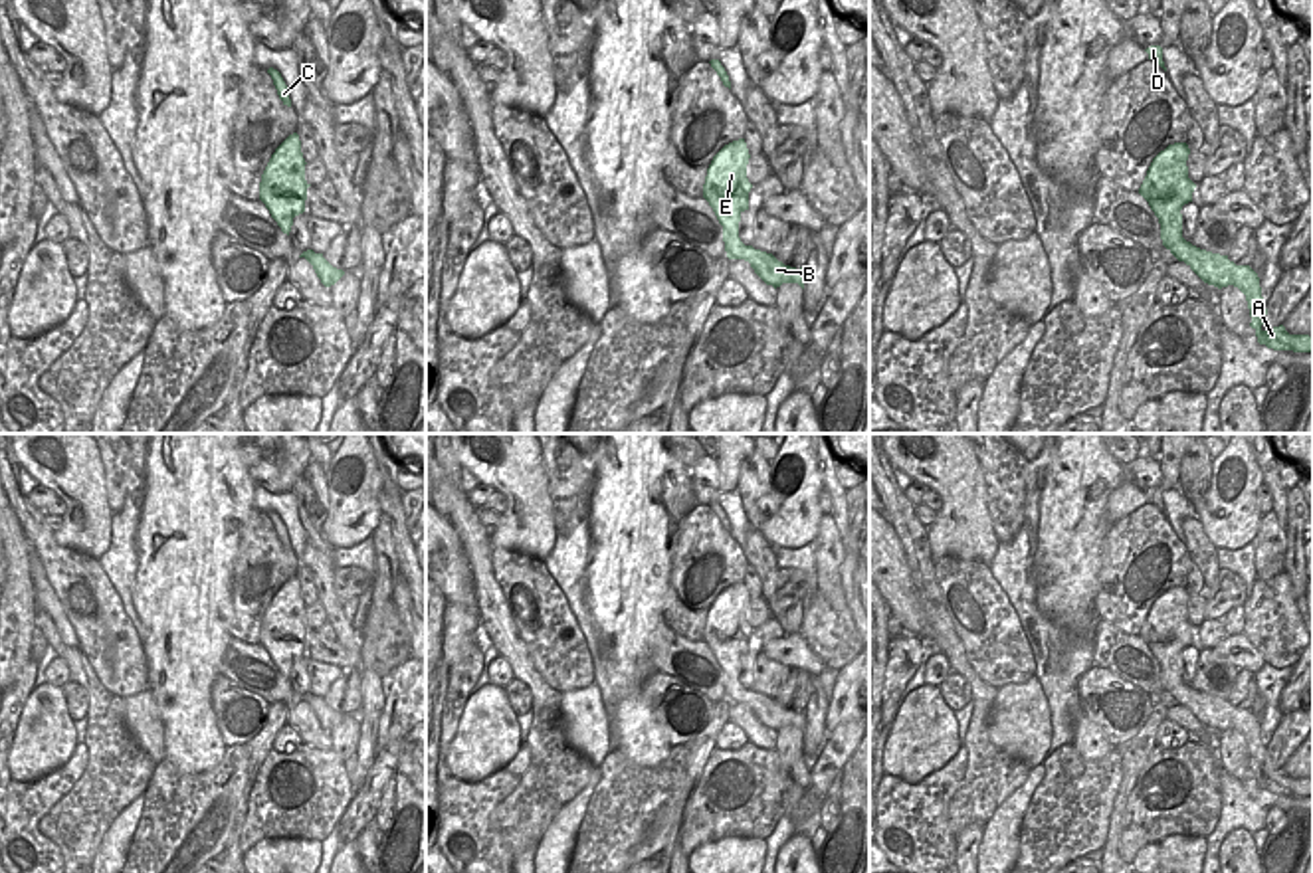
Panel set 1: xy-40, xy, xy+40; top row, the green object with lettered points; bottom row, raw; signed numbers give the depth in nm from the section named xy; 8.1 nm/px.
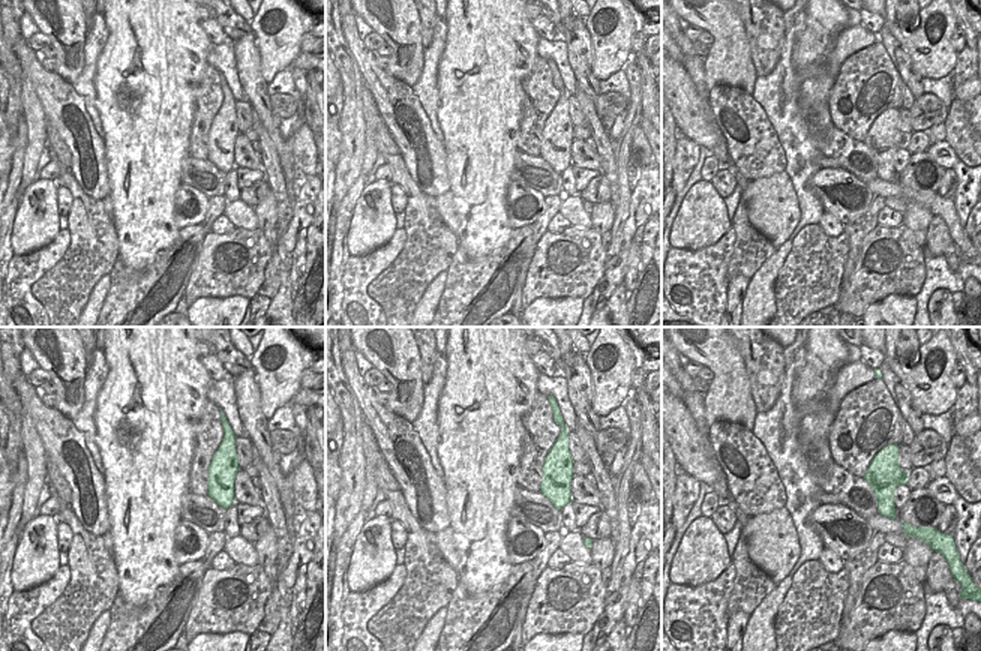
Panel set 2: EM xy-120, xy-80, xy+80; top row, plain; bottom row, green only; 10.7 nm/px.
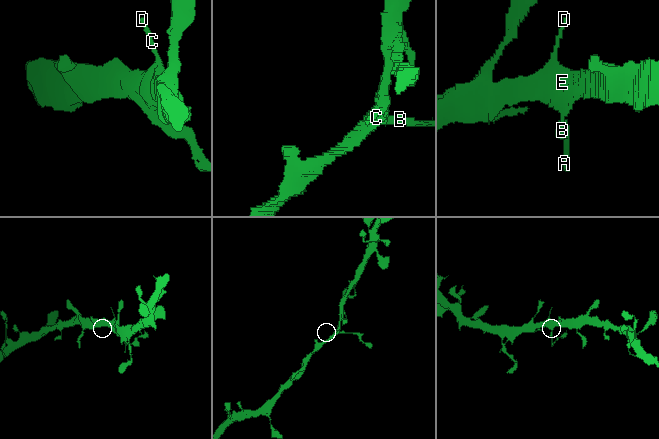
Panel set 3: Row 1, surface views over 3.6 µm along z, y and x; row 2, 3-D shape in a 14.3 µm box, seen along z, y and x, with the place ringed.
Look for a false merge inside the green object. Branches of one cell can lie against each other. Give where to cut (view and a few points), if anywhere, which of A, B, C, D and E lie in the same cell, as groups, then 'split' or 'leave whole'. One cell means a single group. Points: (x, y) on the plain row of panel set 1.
cut xy+40 (1185, 683), (1163, 687); groups A B / C D E; split

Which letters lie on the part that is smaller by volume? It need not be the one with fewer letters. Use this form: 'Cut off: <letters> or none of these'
Cut off: A, B

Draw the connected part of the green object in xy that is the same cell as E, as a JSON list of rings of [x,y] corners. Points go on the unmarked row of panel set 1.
[[[745,582],[725,588],[711,604],[703,628],[703,641],[723,669],[723,685],[741,685],[741,657],[749,653],[753,628],[747,622],[749,592]]]

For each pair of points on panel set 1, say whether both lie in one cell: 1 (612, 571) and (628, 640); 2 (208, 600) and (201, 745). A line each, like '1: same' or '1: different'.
1: same
2: same

